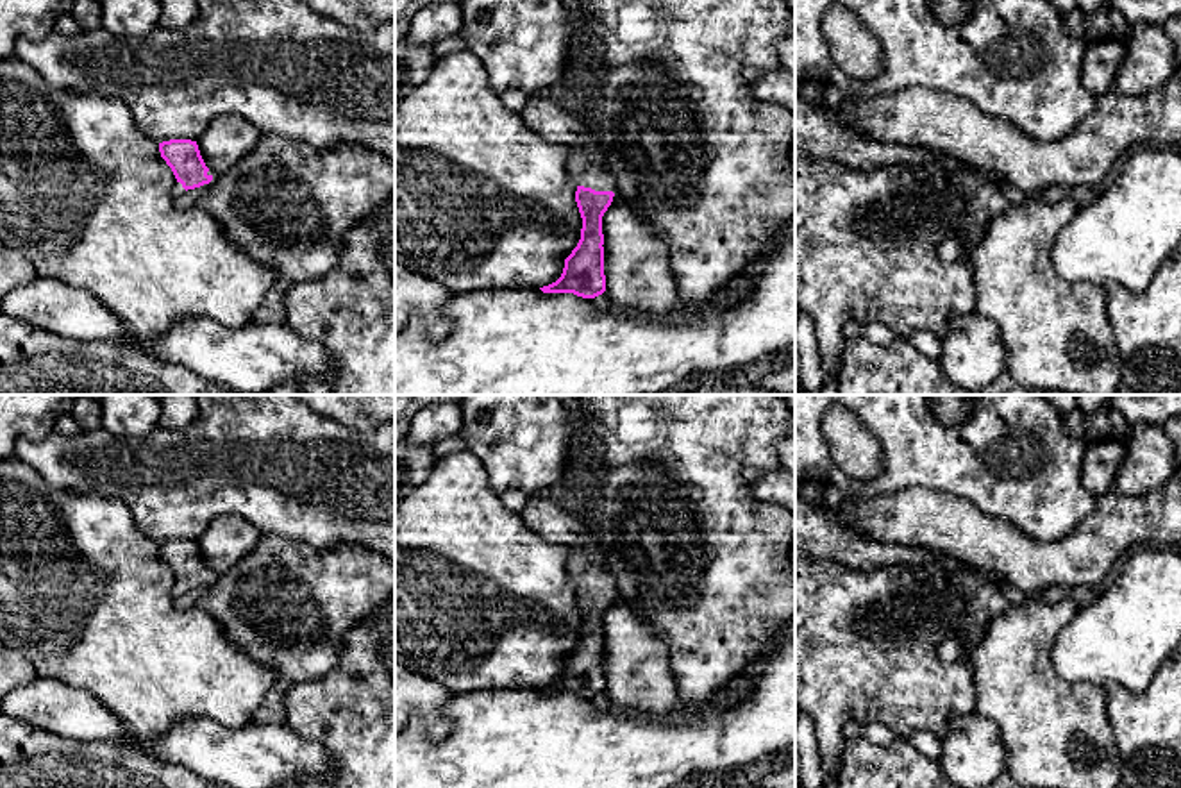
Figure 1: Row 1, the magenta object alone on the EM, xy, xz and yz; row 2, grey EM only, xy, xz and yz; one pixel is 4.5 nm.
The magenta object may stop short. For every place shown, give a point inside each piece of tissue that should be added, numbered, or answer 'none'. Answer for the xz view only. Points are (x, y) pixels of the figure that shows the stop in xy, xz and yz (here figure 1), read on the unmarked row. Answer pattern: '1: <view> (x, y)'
1: xz (586, 563)

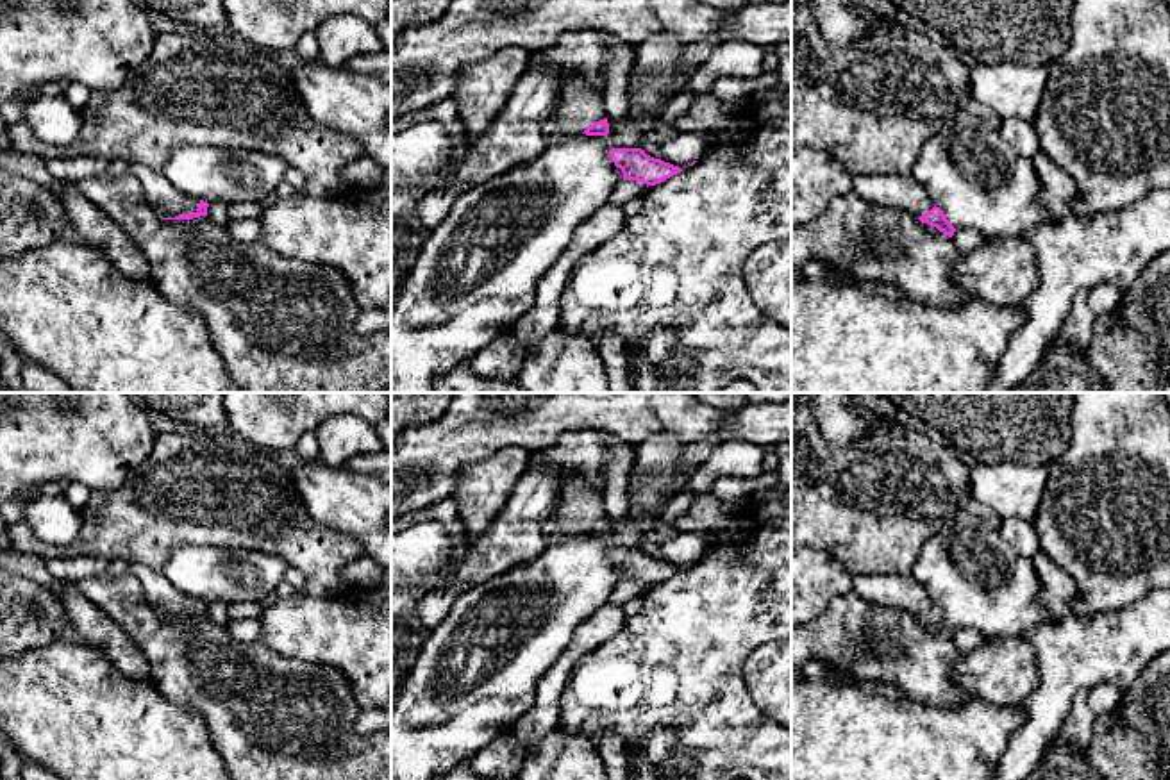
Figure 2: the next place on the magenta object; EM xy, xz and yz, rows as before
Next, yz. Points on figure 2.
1: yz (897, 591)

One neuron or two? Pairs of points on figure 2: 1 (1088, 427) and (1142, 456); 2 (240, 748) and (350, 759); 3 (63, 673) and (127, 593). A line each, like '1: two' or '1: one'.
1: one
2: one
3: two

